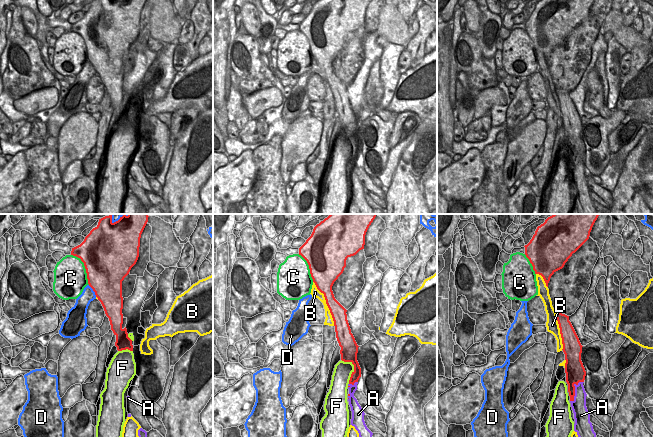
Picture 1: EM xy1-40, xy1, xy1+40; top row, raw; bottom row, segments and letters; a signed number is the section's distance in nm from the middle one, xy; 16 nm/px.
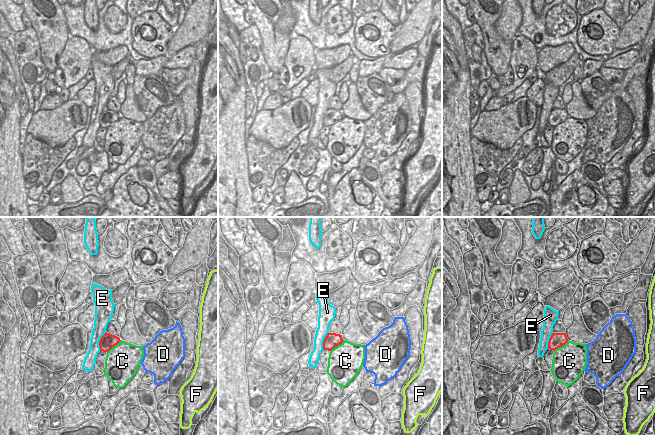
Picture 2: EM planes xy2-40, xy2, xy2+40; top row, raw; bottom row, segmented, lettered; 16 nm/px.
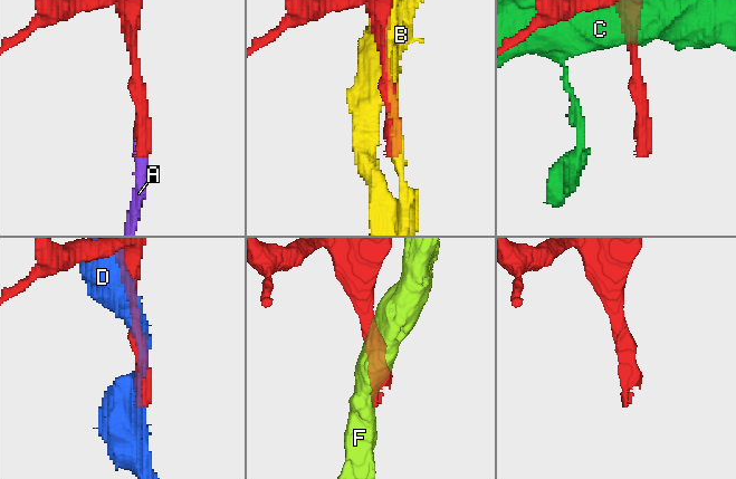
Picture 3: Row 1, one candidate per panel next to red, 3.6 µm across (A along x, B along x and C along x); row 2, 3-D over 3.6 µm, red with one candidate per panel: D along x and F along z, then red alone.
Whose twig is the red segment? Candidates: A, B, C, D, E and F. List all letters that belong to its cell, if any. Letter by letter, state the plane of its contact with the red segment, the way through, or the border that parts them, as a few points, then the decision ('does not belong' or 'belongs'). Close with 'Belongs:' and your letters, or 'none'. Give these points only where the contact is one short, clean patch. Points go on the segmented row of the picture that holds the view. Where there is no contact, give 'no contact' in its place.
A: meets red in xy1+40; runs through xy1+40 (574, 375), (574, 390), (578, 395), (578, 405); belongs
B: meets red in xy1; does not belong
C: meets red in xy1-40; does not belong
D: meets red in xy1-40; does not belong
E: meets red in xy2-40; border along xy2-40 (106, 332), (99, 341), (99, 350); does not belong
F: meets red in xy1; does not belong
Belongs: A

